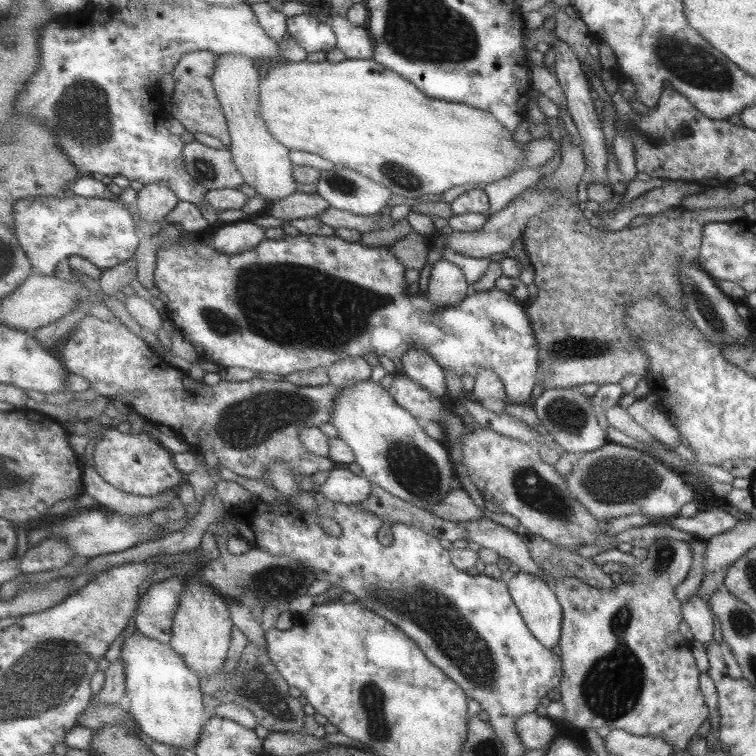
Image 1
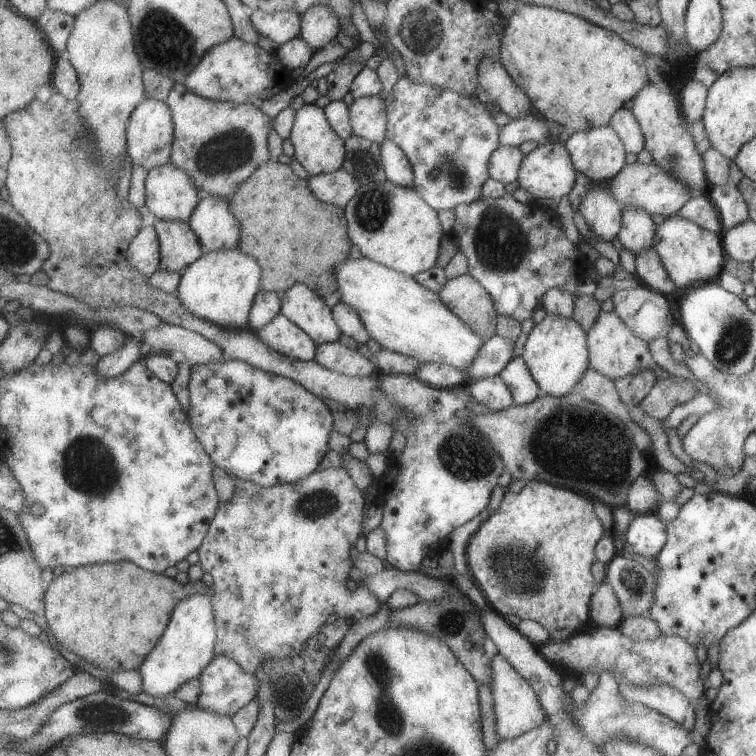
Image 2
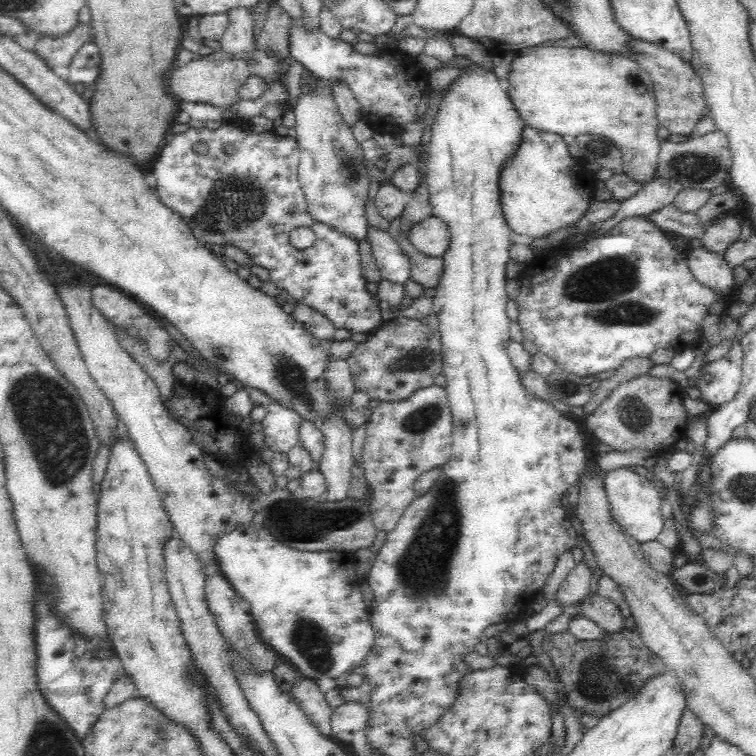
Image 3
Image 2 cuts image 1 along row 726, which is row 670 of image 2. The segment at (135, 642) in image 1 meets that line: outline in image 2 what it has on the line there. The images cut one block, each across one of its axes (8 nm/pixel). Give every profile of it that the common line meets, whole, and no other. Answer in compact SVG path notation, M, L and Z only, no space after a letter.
M193 593L186 596L175 607L174 614L163 638L153 652L147 655L140 668L145 693L153 697L169 696L188 680L200 678L202 672L216 657L218 644L218 622L212 595Z

